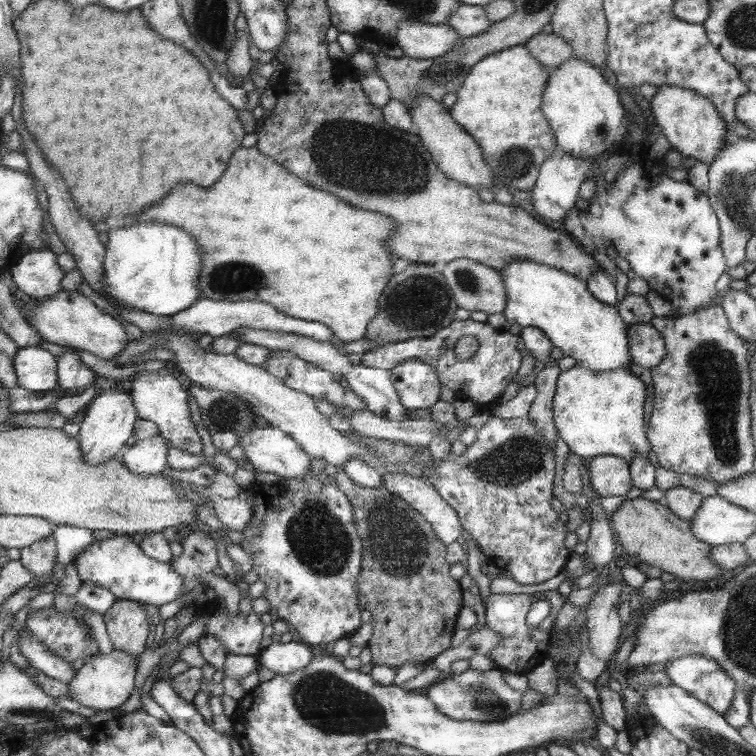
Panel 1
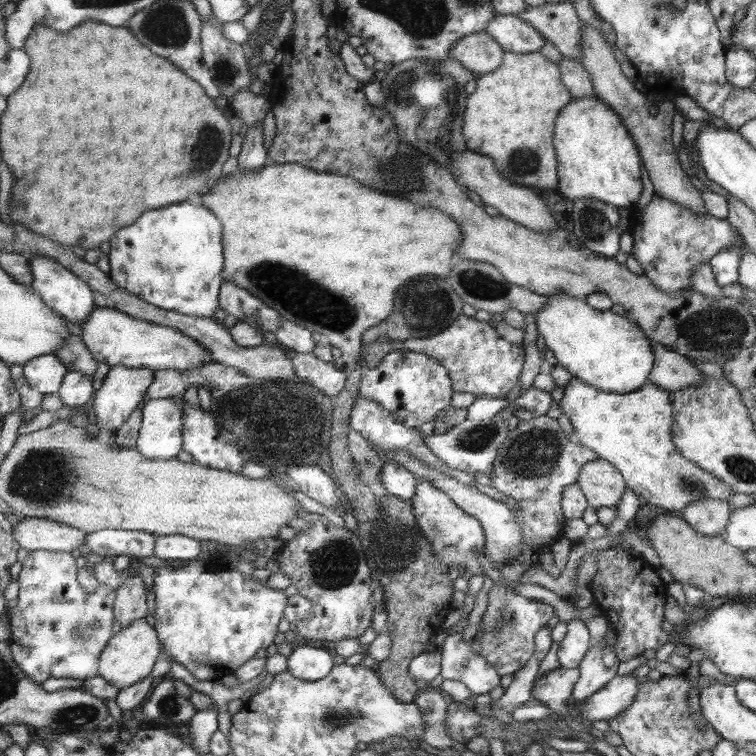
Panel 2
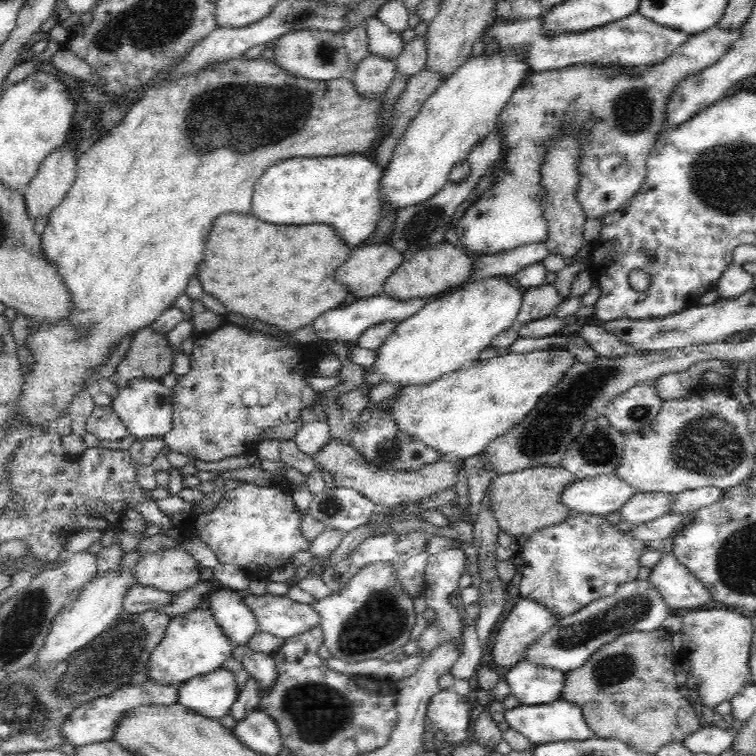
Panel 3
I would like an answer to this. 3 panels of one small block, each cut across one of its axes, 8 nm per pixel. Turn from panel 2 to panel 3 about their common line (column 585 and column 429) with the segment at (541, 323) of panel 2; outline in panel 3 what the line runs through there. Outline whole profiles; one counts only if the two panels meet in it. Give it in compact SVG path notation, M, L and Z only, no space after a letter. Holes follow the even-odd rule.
M486 278L465 282L457 289L426 302L416 314L398 323L394 332L376 349L376 358L372 366L369 370L364 369L363 382L368 384L370 389L376 388L379 384L394 384L400 388L420 386L421 383L430 383L453 371L471 367L479 360L478 356L482 350L492 345L498 334L512 326L519 313L521 302L520 292L516 292L516 288L512 288L504 280Z

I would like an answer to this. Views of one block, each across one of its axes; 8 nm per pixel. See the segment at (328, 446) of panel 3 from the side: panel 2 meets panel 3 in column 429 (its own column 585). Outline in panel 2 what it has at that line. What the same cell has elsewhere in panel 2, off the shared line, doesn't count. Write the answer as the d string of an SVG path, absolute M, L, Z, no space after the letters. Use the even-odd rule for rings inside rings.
M597 459L586 462L578 474L577 486L593 508L614 506L622 498L626 484L610 462Z

